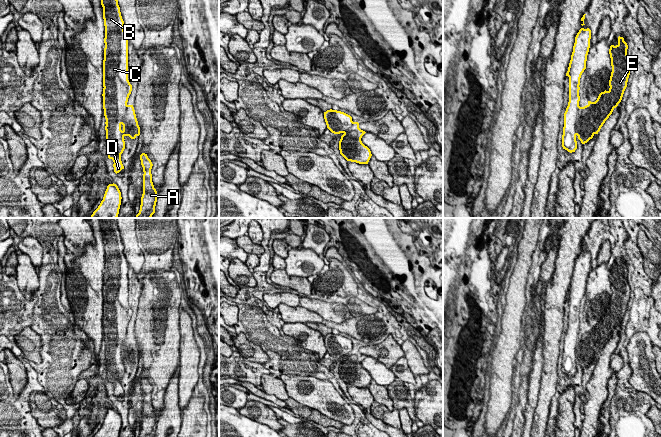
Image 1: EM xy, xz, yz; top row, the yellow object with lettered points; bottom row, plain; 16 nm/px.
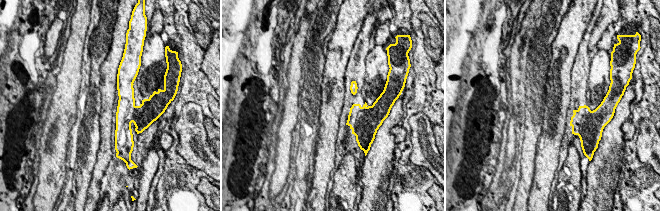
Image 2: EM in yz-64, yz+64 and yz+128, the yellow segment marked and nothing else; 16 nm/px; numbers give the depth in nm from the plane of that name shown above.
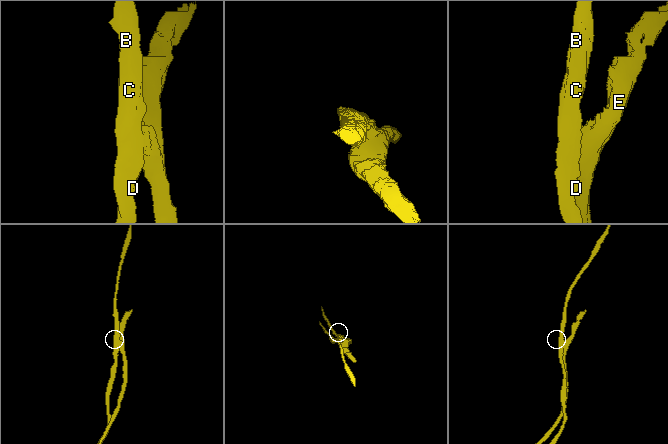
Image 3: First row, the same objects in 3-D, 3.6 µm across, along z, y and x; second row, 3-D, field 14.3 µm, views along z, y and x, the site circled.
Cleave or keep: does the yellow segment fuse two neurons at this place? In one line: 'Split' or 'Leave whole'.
Split

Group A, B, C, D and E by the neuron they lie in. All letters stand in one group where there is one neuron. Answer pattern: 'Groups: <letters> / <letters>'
Groups: A E / B C D

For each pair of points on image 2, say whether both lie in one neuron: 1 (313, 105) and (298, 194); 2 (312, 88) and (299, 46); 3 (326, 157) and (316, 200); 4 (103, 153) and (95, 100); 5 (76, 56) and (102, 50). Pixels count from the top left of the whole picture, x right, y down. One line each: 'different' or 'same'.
1: same
2: different
3: same
4: different
5: different

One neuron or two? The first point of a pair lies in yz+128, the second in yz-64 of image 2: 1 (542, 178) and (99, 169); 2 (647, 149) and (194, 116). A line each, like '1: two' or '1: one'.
1: one
2: one

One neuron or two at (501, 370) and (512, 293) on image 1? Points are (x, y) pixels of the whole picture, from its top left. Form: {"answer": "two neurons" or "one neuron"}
{"answer": "one neuron"}

